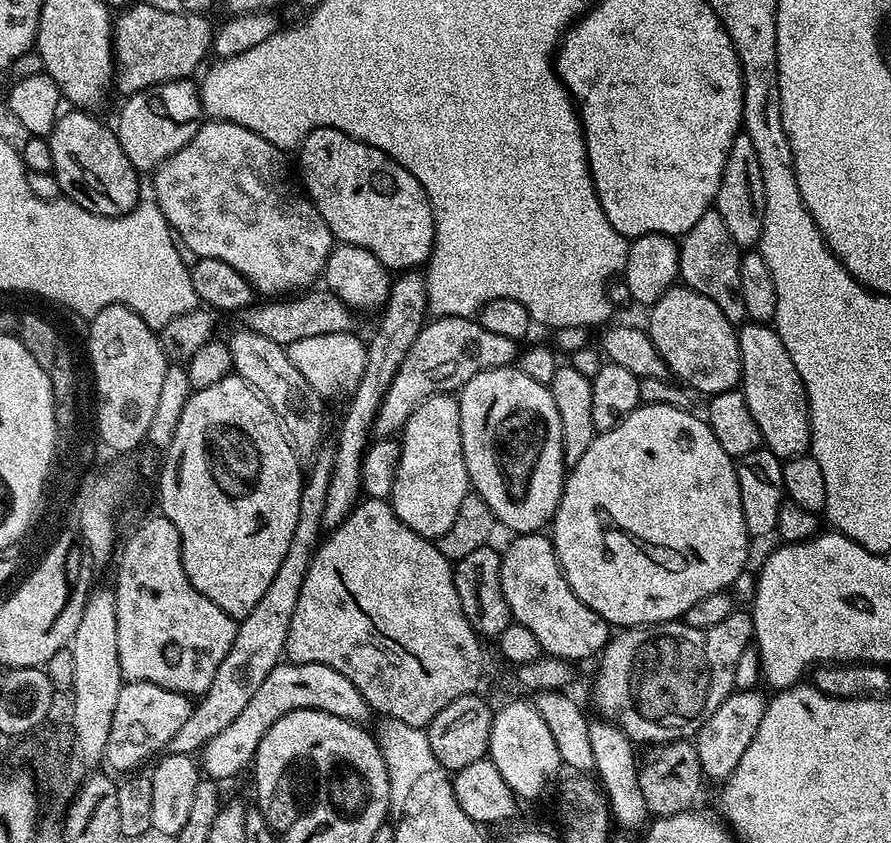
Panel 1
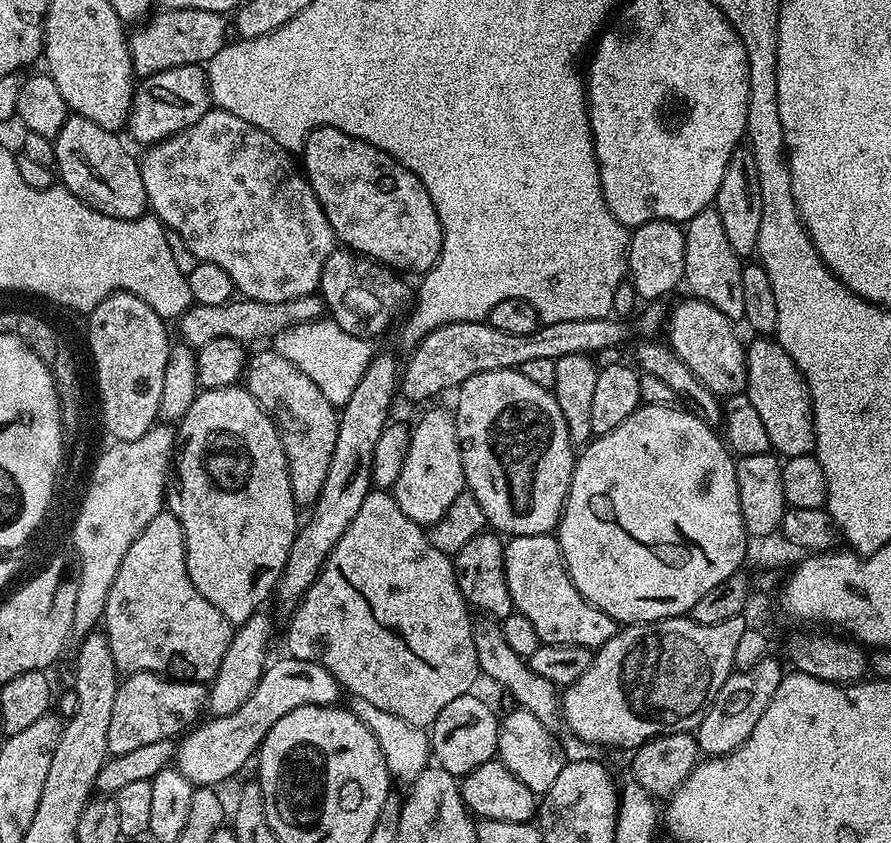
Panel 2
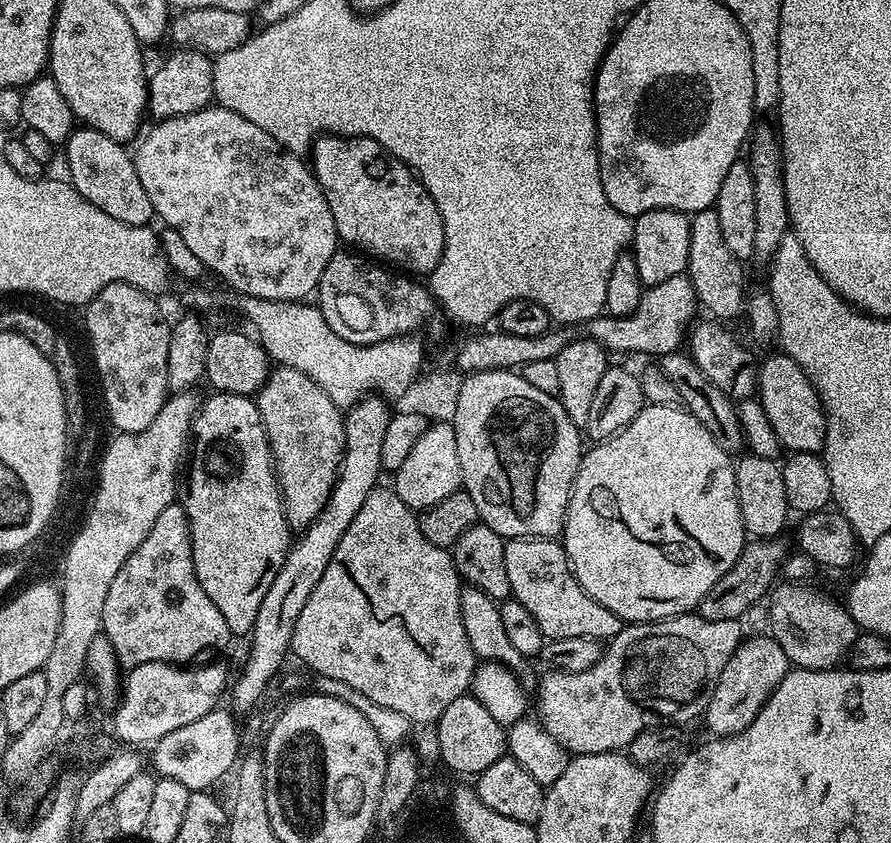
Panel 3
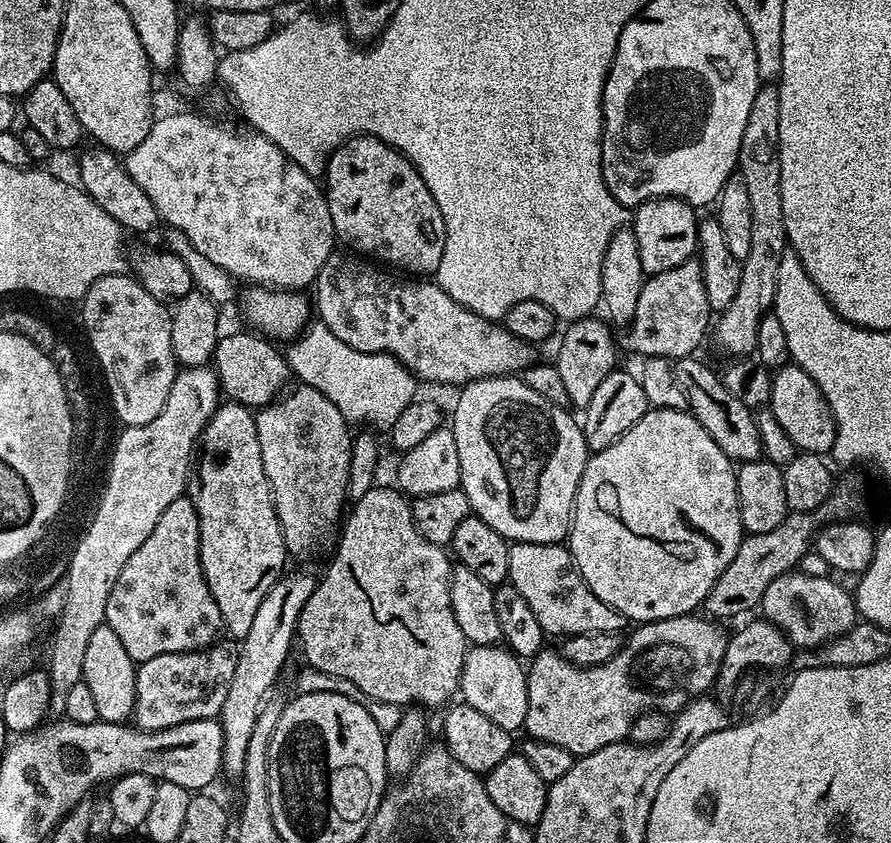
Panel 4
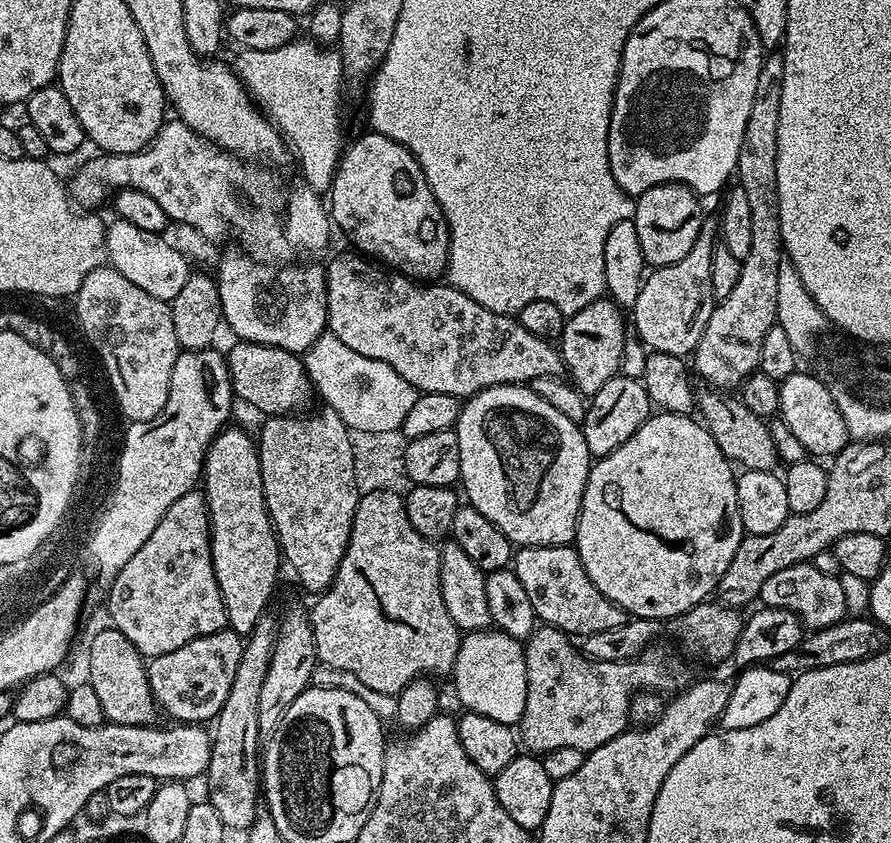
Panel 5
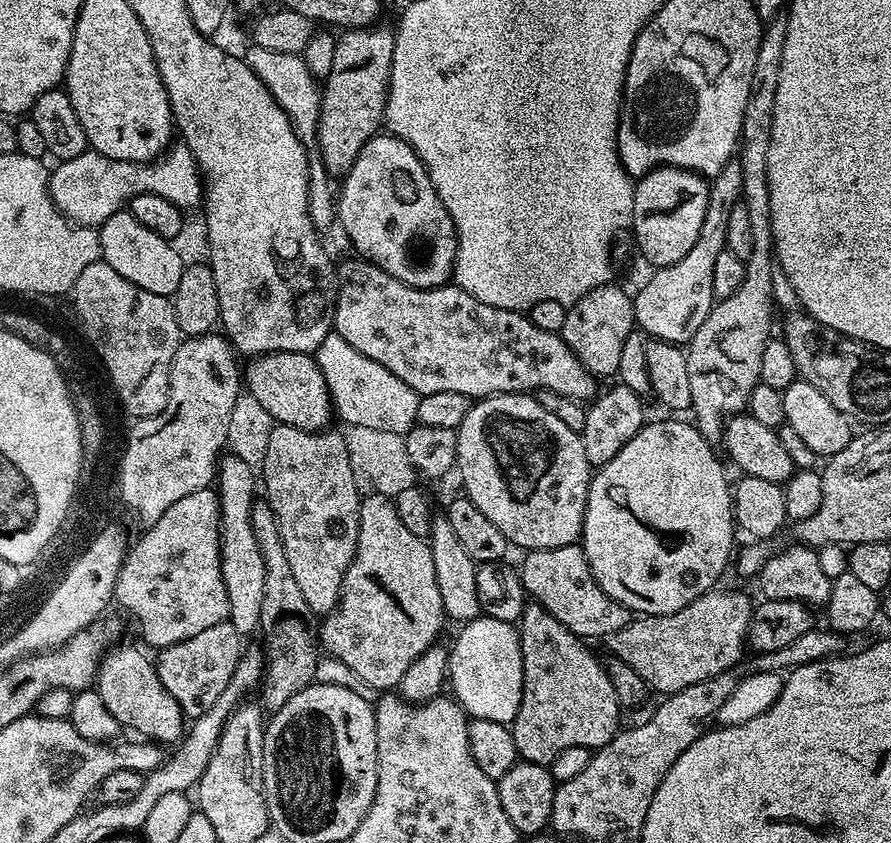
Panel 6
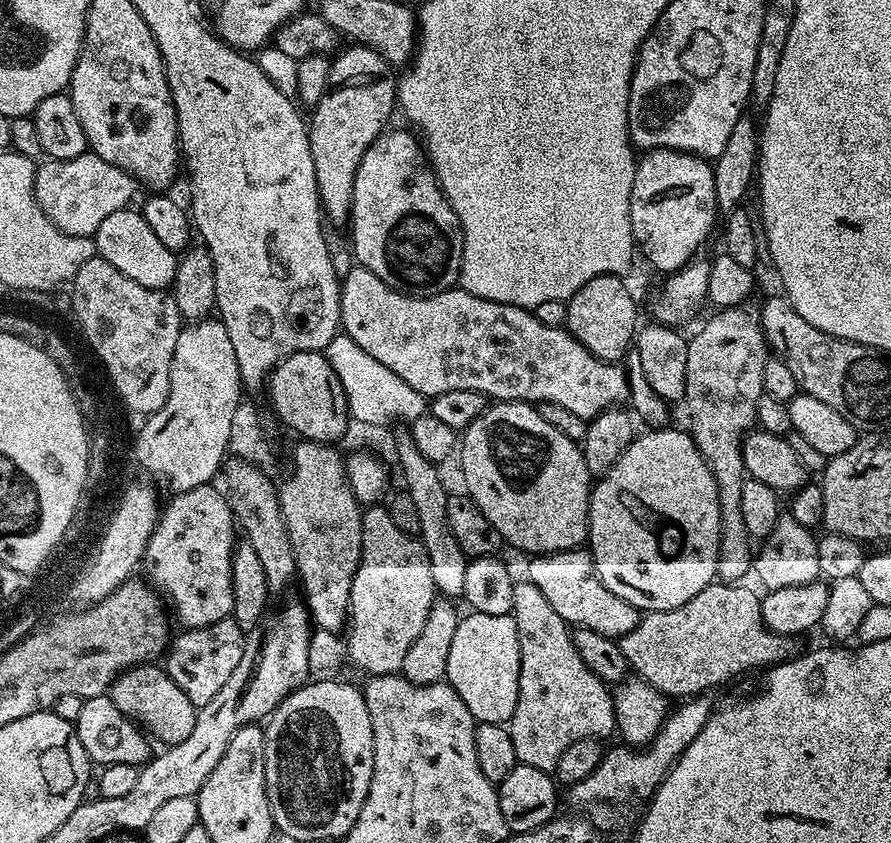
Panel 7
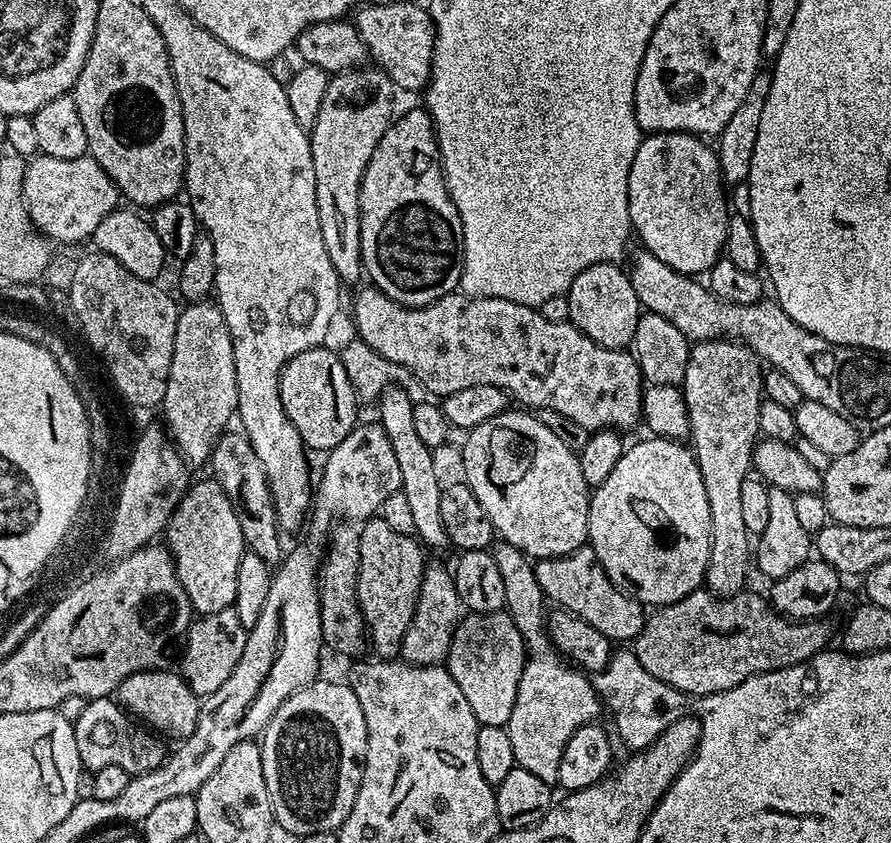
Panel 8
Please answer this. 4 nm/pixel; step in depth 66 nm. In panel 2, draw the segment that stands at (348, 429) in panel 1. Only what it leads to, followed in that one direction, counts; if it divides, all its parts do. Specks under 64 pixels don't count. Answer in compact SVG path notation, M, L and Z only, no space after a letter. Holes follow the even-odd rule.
M373 355L366 374L362 374L358 386L354 386L354 394L350 394L350 398L339 409L338 442L334 444L326 482L322 482L322 490L315 504L311 505L312 517L296 529L286 566L274 589L275 599L280 599L280 612L284 618L291 617L300 605L301 598L318 578L338 538L346 534L346 526L354 522L358 510L362 510L362 502L366 502L368 493L373 491L374 446L384 427L390 423L391 416L388 415L392 412L395 400L398 400L398 364L396 368L396 360L392 356Z

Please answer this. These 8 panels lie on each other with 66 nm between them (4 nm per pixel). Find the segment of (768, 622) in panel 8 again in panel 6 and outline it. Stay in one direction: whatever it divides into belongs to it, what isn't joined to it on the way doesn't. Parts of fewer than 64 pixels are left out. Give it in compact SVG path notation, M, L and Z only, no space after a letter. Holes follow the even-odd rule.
M713 590L703 592L694 602L682 606L674 614L665 616L637 615L629 619L622 630L614 630L606 638L608 656L617 656L634 670L634 674L642 677L653 693L676 693L686 689L692 683L702 682L704 679L712 679L715 675L722 674L735 667L745 659L746 645L748 644L748 627L751 626L754 609L753 602L747 600L740 592L720 592Z

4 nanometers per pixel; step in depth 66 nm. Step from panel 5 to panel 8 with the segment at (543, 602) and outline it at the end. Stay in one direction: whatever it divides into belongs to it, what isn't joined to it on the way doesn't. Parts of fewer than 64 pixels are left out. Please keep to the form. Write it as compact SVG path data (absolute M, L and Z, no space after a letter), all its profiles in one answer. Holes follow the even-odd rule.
M591 546L579 548L569 556L558 556L554 560L536 560L534 567L538 586L551 603L553 600L561 609L590 622L590 626L594 626L594 630L598 630L598 634L608 640L632 642L643 630L646 619L645 605L614 586Z

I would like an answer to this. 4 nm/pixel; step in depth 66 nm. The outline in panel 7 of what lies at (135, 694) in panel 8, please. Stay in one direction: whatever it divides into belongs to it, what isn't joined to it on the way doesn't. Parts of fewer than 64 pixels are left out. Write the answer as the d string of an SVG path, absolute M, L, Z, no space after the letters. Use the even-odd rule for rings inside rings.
M136 665L120 673L113 680L108 695L112 699L112 704L122 710L124 716L138 723L150 734L152 732L163 745L171 746L187 739L194 730L198 710L190 702L190 698L170 679L167 671L156 666L158 665Z

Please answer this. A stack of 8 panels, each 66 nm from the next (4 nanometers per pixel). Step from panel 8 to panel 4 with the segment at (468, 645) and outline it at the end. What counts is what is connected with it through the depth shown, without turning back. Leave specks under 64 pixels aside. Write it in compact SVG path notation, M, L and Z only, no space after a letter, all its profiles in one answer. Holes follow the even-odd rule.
M501 645L471 647L463 663L459 691L465 703L481 711L503 729L516 732L523 727L529 701L527 671L511 649Z

